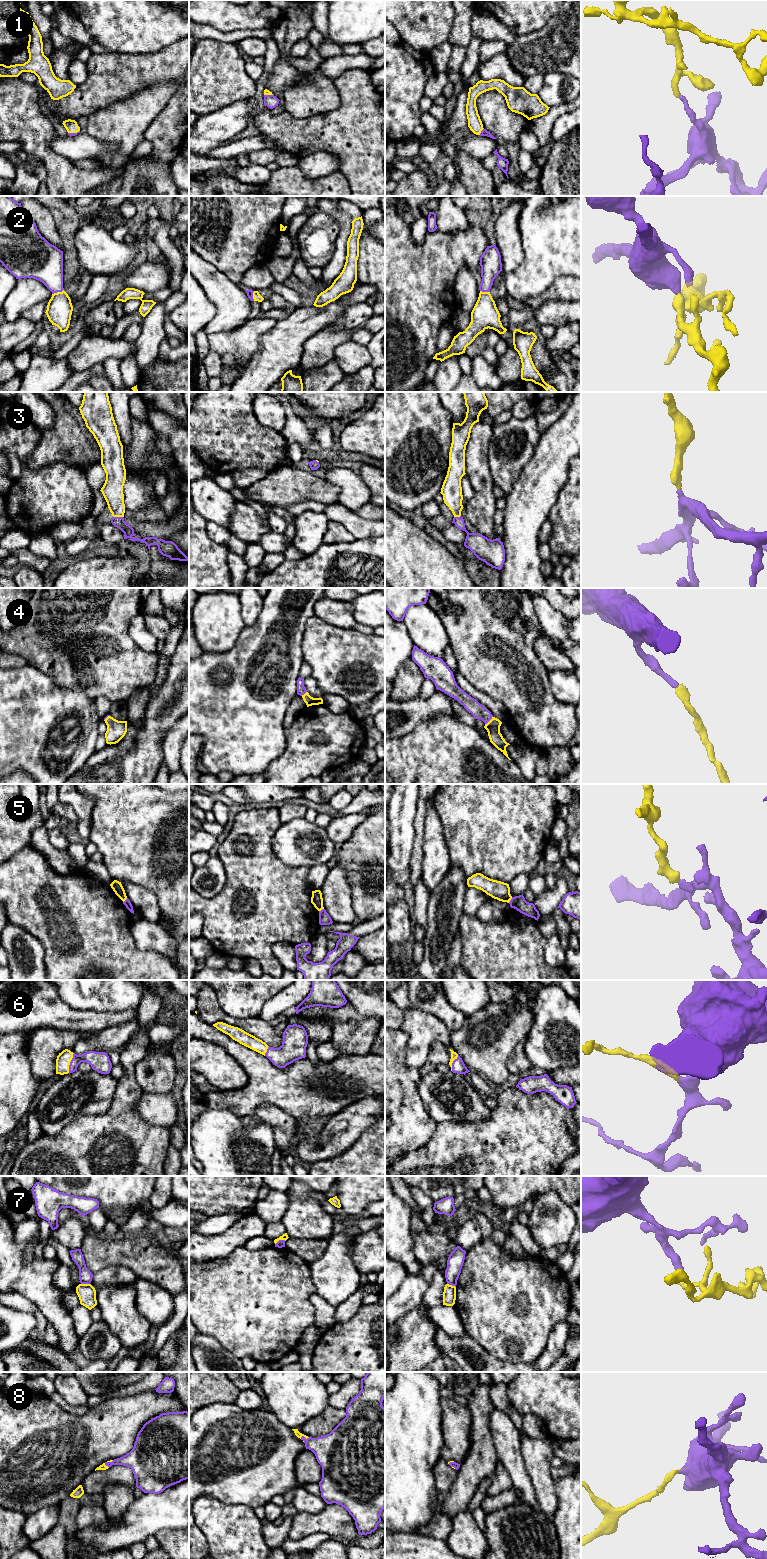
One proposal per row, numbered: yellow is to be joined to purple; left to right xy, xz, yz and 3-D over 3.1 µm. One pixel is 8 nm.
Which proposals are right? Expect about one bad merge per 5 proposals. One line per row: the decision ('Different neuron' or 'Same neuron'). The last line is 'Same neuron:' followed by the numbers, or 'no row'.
1: Same neuron
2: Same neuron
3: Same neuron
4: Same neuron
5: Different neuron
6: Same neuron
7: Different neuron
8: Same neuron
Same neuron: 1, 2, 3, 4, 6, 8

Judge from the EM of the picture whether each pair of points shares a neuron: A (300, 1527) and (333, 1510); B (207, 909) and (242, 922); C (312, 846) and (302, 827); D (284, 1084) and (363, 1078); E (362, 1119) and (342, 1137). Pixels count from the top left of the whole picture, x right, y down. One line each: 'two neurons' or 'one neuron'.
A: one neuron
B: one neuron
C: one neuron
D: one neuron
E: one neuron

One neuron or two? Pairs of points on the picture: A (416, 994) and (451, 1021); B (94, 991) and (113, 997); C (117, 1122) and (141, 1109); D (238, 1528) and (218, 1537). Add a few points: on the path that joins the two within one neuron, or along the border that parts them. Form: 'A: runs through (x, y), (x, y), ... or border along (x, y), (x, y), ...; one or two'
A: runs through (425, 996), (442, 1012); one
B: runs through (99, 991), (108, 992); one
C: border along (143, 1092), (135, 1105), (135, 1111), (155, 1126); two
D: runs through (233, 1532), (223, 1535); one

